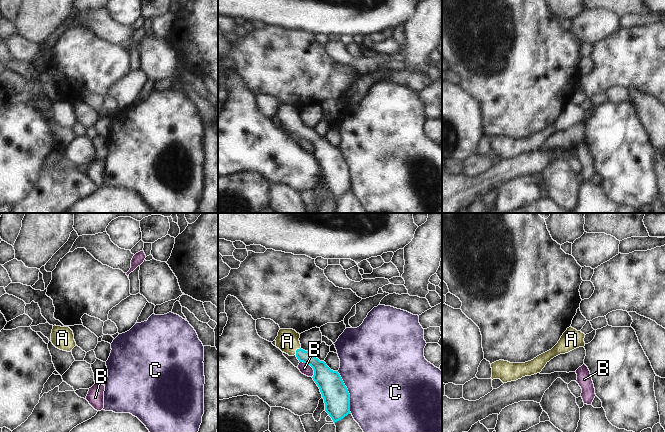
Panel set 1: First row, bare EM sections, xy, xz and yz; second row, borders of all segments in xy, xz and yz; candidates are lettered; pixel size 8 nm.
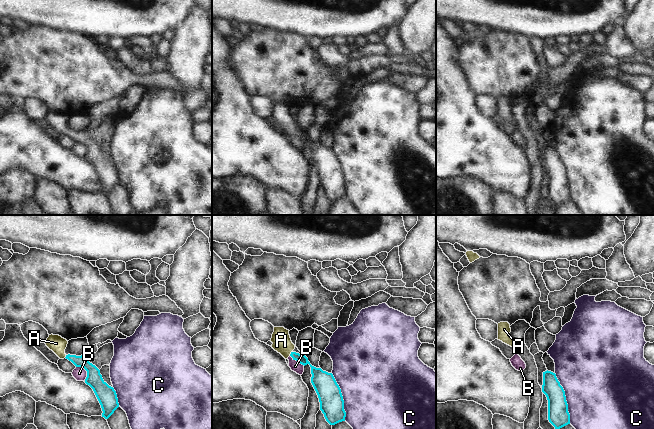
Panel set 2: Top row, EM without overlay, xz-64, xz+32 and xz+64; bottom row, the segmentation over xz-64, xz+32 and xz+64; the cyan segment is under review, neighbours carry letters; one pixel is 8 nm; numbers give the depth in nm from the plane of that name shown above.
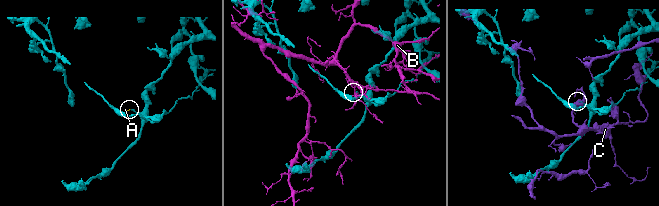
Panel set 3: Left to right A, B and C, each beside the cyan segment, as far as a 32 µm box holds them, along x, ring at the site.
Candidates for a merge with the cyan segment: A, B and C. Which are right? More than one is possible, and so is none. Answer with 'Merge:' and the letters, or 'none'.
Merge: A

